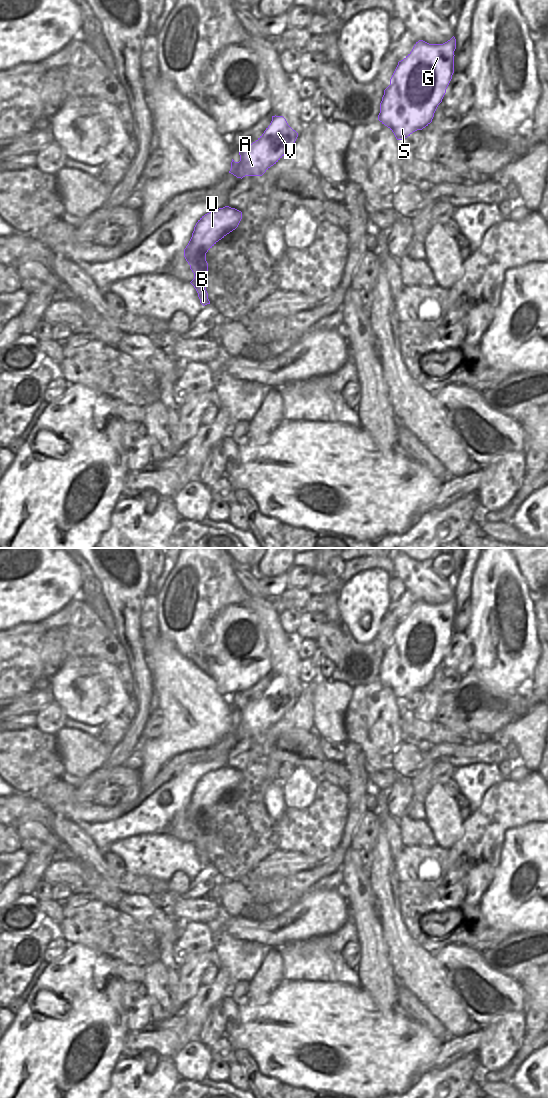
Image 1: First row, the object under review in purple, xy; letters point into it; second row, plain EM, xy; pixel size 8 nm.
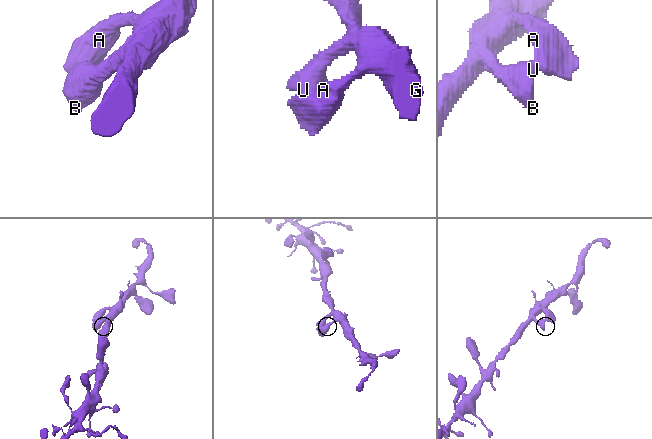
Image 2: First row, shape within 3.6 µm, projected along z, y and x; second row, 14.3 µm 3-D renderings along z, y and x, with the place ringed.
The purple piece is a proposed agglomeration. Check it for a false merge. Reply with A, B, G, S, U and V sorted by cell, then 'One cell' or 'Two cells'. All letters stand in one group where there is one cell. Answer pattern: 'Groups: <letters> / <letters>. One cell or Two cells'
Groups: A B G S U V. One cell.

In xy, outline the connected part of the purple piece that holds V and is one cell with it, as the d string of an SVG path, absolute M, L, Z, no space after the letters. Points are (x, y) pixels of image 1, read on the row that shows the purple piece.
M272 116L270 125L252 144L239 151L240 161L232 159L229 173L237 178L262 176L294 145L298 133L283 116Z

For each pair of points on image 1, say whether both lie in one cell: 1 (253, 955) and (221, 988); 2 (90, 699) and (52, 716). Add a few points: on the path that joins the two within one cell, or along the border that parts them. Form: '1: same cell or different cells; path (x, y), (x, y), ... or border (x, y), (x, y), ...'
1: different cells; border (218, 967), (227, 973), (229, 992)
2: different cells; border (54, 701), (68, 717)

